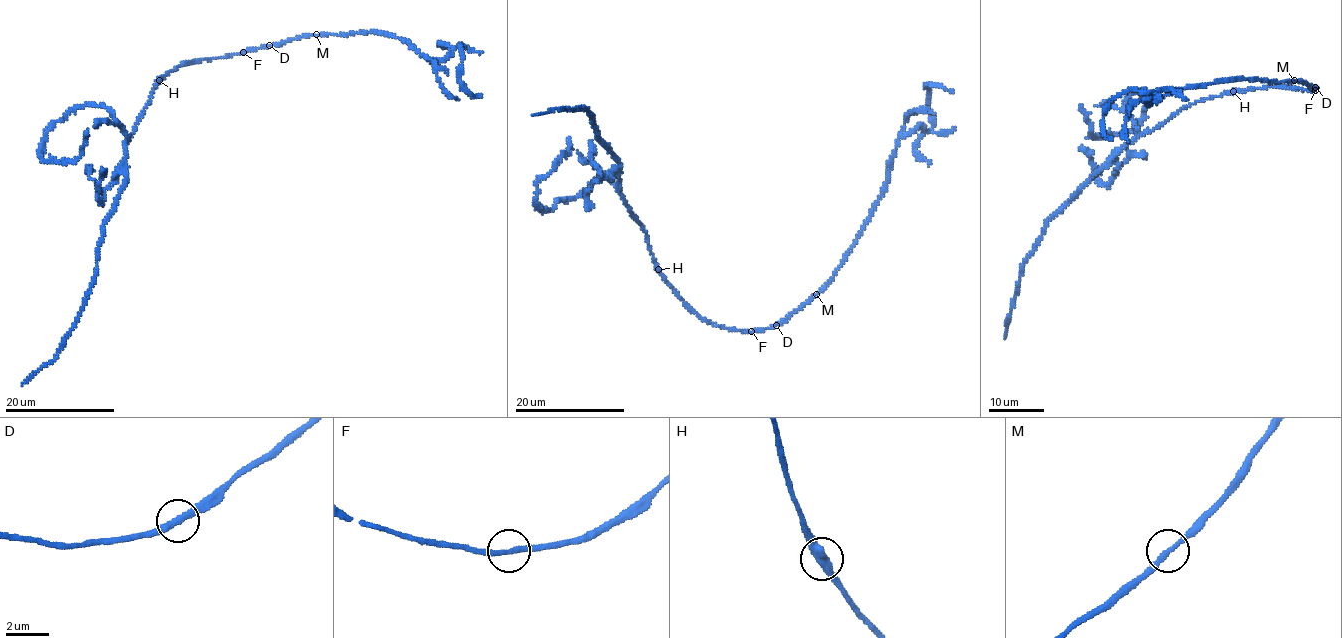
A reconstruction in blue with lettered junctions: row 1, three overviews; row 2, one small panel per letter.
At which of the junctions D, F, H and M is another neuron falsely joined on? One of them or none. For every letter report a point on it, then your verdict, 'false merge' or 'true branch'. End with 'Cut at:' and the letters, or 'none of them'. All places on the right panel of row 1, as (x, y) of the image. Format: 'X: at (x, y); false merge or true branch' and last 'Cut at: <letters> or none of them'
D: at (1315, 87); true branch
F: at (1315, 90); true branch
H: at (1233, 91); true branch
M: at (1294, 80); true branch
Cut at: none of them

